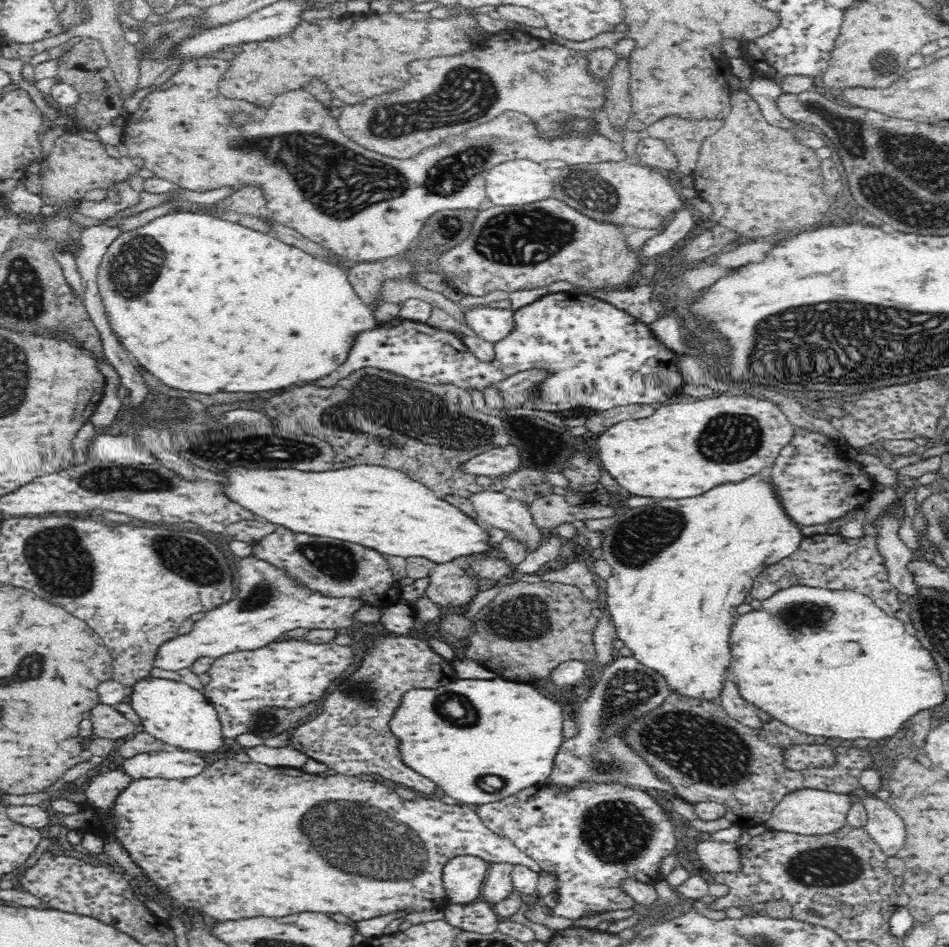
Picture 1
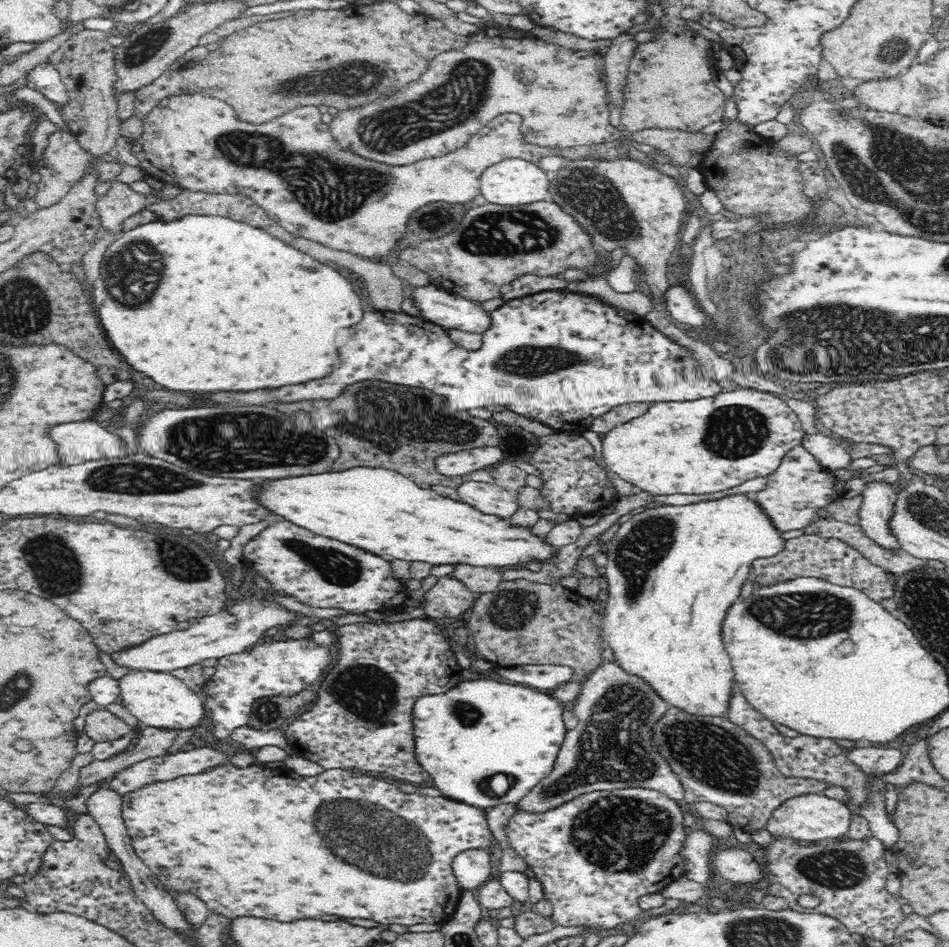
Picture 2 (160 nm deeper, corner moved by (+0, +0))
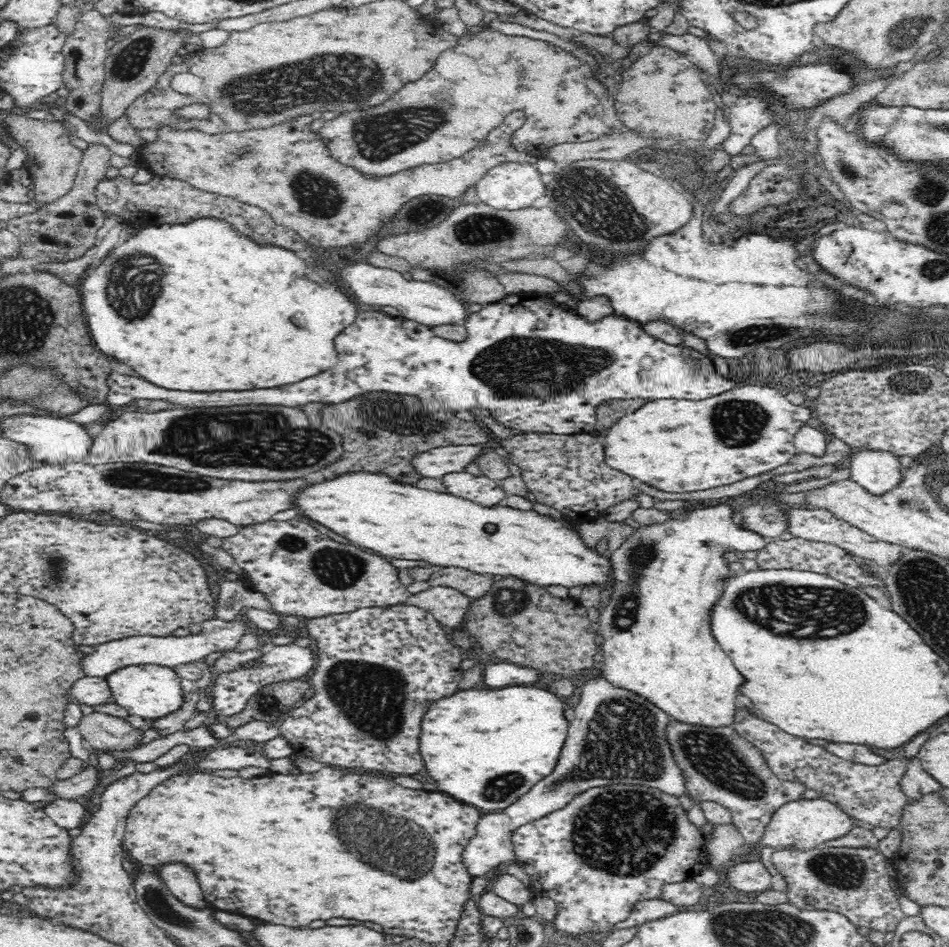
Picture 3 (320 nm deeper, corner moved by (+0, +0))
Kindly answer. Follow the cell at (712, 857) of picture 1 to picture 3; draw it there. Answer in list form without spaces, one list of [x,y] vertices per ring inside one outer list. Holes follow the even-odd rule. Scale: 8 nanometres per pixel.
[[[745,859],[744,862],[731,863],[726,878],[727,885],[744,892],[756,893],[772,888],[772,876],[762,861]]]

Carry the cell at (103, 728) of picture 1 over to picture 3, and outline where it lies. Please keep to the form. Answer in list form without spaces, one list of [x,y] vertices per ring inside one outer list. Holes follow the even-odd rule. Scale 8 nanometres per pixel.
[[[93,709],[93,714],[86,714],[80,720],[77,728],[83,738],[85,745],[92,749],[102,751],[128,751],[138,747],[138,742],[143,734],[142,730],[137,730],[126,720],[102,714],[96,709]]]

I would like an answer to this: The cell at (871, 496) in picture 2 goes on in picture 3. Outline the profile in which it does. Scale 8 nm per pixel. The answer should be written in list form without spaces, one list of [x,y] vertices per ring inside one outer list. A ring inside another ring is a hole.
[[[857,449],[850,456],[850,478],[870,495],[880,496],[900,485],[899,459],[882,450]]]

